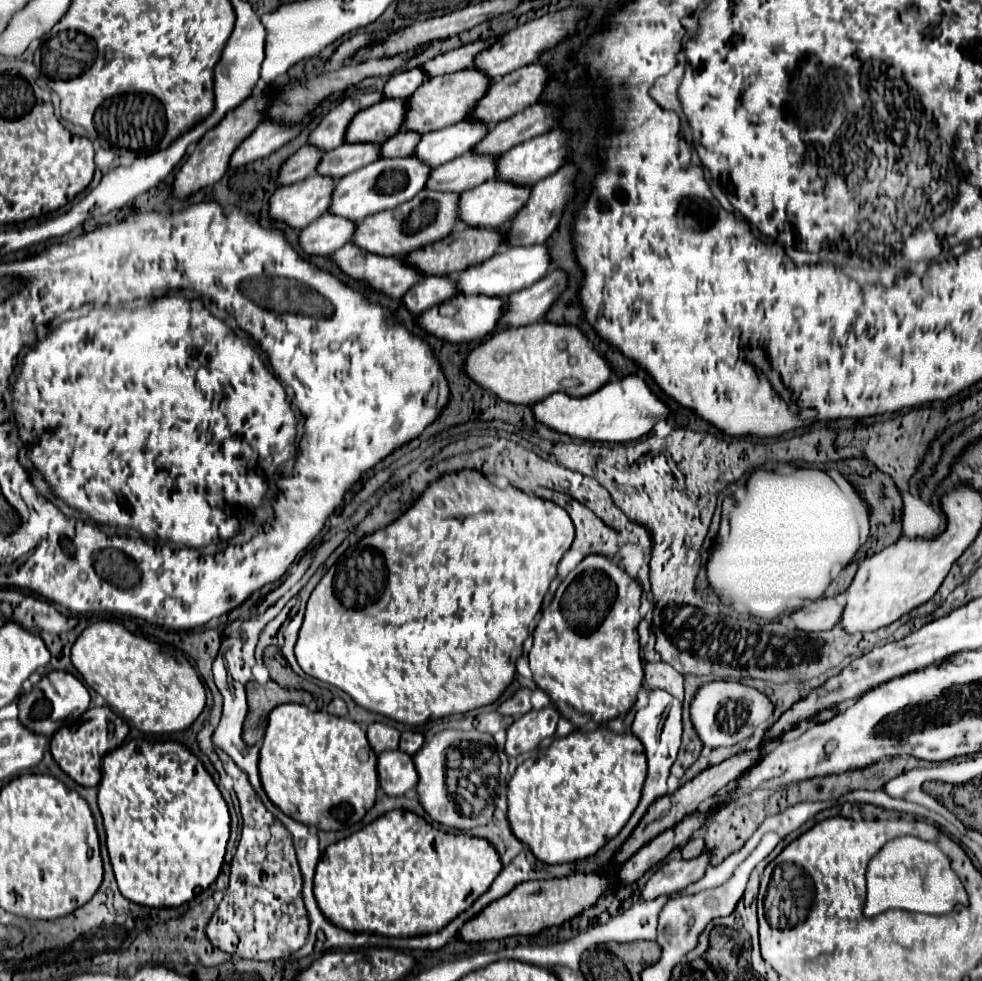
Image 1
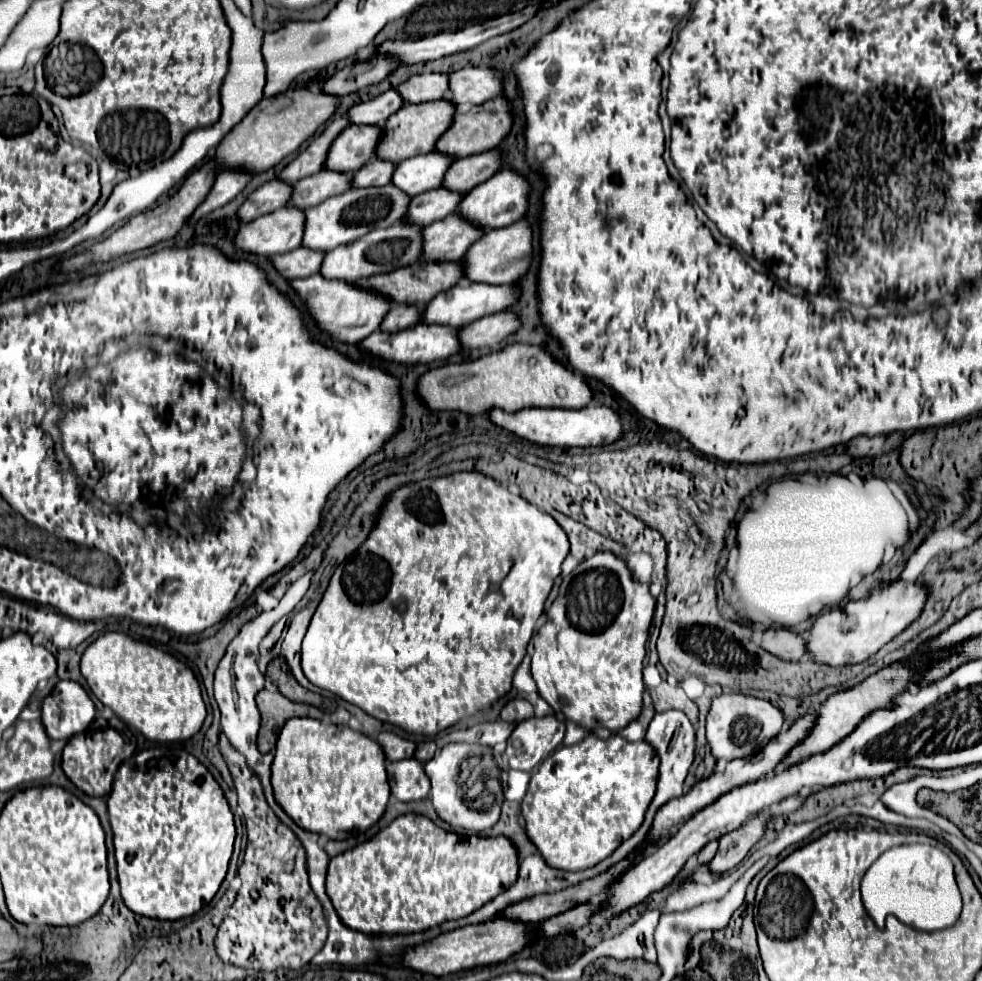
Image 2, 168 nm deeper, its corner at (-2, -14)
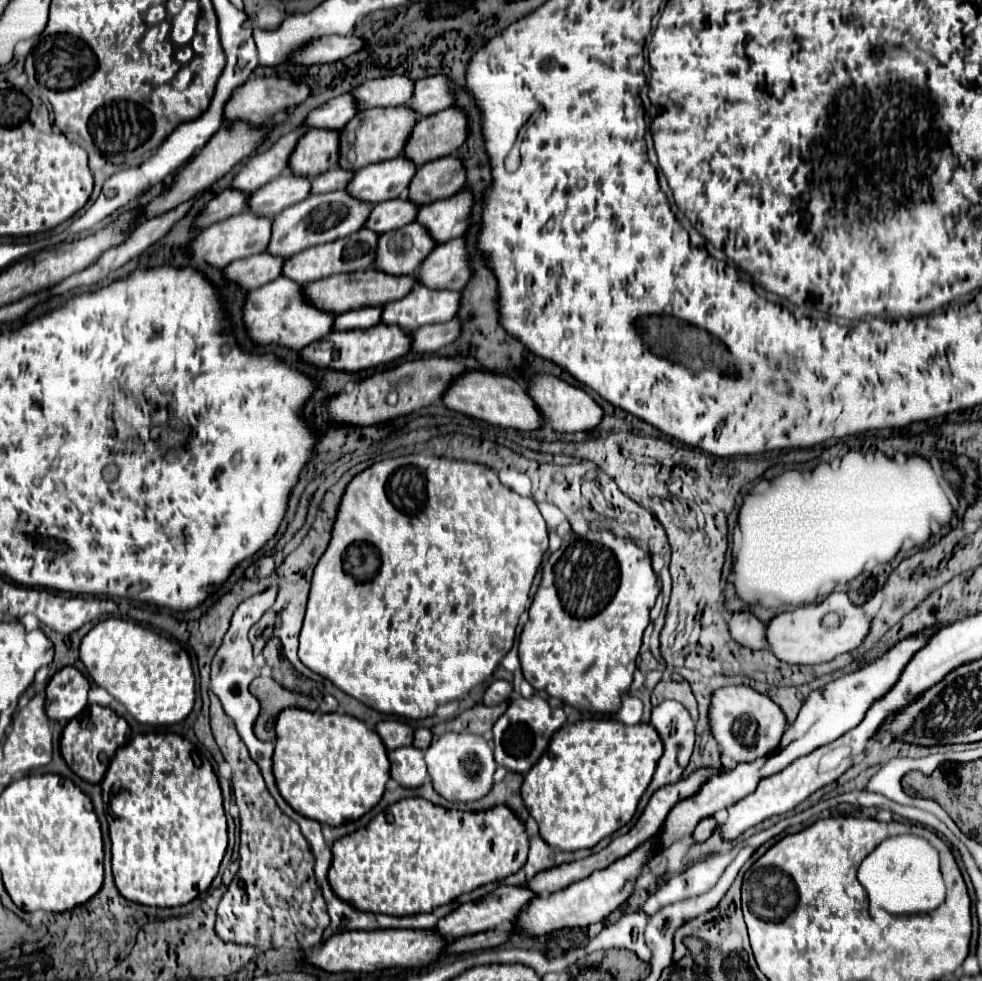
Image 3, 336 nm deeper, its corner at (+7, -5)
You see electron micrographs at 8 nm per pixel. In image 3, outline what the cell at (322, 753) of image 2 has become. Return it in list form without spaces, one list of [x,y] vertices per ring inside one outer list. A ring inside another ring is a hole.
[[[288,707],[280,713],[276,721],[276,735],[278,735],[274,749],[276,785],[282,797],[292,805],[292,809],[298,809],[298,813],[302,813],[304,817],[338,827],[346,821],[360,819],[382,799],[386,781],[390,779],[390,761],[378,733],[368,729],[360,719],[340,713],[322,713],[322,711]]]

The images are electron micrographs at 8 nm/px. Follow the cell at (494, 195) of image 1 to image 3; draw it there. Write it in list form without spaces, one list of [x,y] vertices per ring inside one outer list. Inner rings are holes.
[[[408,223],[378,239],[372,267],[388,275],[412,275],[434,247],[436,243],[422,225]]]

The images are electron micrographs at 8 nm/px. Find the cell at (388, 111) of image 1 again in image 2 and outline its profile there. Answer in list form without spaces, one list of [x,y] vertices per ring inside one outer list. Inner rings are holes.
[[[351,124],[339,138],[335,138],[335,146],[331,146],[331,154],[327,154],[327,166],[331,170],[347,170],[349,174],[357,172],[361,166],[365,166],[369,160],[377,156],[377,144],[381,138],[381,128],[371,126],[371,124]]]

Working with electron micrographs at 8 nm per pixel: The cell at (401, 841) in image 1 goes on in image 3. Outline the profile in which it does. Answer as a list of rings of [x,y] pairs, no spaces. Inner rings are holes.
[[[410,797],[410,799],[402,799],[398,803],[394,803],[392,807],[388,807],[386,811],[378,813],[370,823],[368,827],[360,829],[360,831],[354,831],[342,839],[338,839],[332,847],[332,867],[330,867],[330,873],[328,873],[328,879],[330,879],[330,885],[334,889],[334,893],[338,897],[342,897],[344,901],[350,901],[356,909],[362,909],[362,911],[372,911],[372,913],[384,913],[384,915],[414,915],[414,913],[426,913],[426,911],[432,911],[434,907],[440,907],[440,905],[446,905],[450,901],[454,901],[456,897],[460,897],[462,893],[470,893],[472,889],[480,887],[480,885],[486,885],[490,881],[498,881],[500,877],[508,877],[512,873],[516,873],[524,863],[526,863],[526,857],[528,857],[528,849],[530,849],[530,841],[528,841],[528,833],[526,833],[526,825],[524,821],[520,821],[512,809],[508,805],[498,805],[498,807],[492,807],[492,809],[486,809],[486,811],[478,811],[478,813],[468,813],[468,811],[456,811],[456,809],[444,809],[444,807],[438,807],[422,797]]]

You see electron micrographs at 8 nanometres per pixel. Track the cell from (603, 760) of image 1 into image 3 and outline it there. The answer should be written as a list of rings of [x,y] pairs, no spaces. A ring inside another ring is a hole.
[[[588,719],[564,725],[554,735],[554,741],[550,741],[550,749],[542,755],[542,761],[538,761],[538,765],[534,765],[534,769],[524,777],[522,785],[524,803],[538,823],[542,839],[562,851],[590,849],[624,827],[636,813],[638,801],[648,789],[662,753],[662,739],[650,723],[624,725],[616,719]]]

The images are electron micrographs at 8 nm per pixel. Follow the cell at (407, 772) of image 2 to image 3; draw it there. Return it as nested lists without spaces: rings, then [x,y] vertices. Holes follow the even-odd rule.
[[[402,747],[388,753],[390,773],[402,787],[420,787],[426,781],[424,751],[416,747]]]

